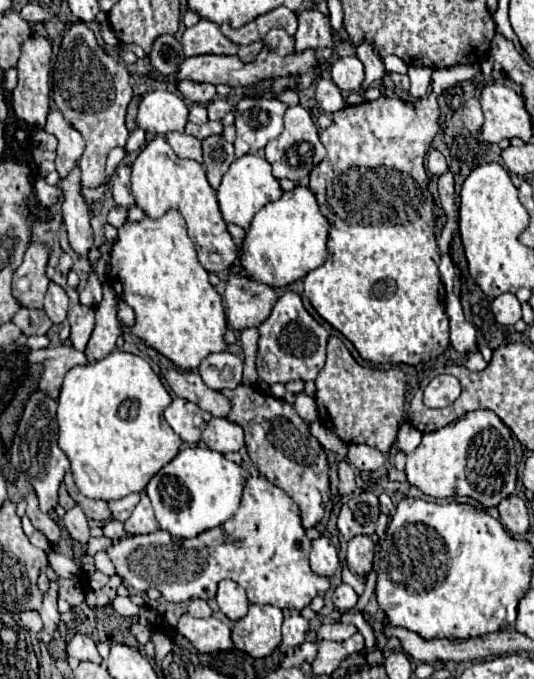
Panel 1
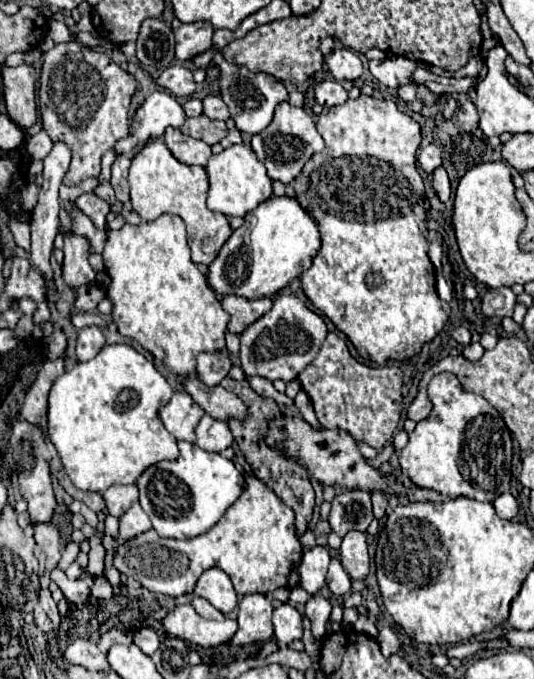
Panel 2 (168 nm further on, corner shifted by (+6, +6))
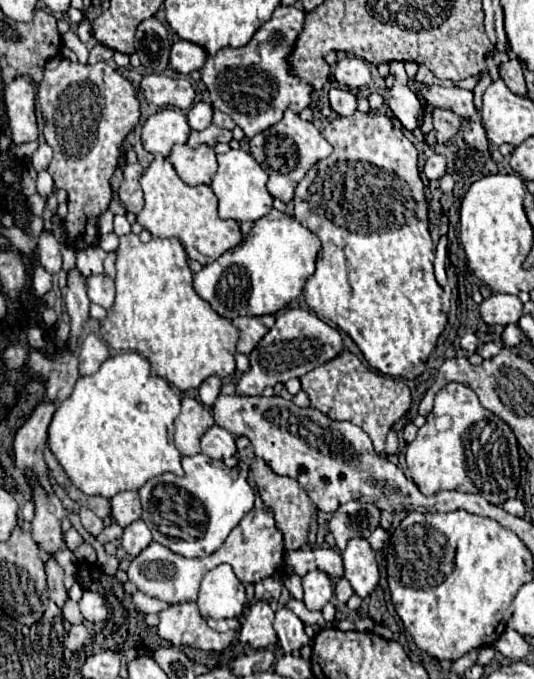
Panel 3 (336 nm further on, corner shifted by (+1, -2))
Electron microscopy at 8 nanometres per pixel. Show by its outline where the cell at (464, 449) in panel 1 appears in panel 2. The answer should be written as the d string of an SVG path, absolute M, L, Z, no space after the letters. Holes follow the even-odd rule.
M440 372L430 380L428 398L434 404L432 414L416 424L402 450L402 474L418 488L436 490L444 498L466 496L492 502L496 496L508 492L512 478L512 436L498 410L482 396L462 390L458 378L450 372Z

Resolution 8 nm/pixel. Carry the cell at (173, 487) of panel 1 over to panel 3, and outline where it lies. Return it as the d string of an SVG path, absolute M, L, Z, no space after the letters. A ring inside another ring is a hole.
M205 454L183 458L185 476L161 474L139 490L143 520L149 524L153 540L167 546L175 554L185 558L203 558L213 554L239 524L239 520L253 508L255 492L245 478L233 476L233 472L217 460L209 460Z

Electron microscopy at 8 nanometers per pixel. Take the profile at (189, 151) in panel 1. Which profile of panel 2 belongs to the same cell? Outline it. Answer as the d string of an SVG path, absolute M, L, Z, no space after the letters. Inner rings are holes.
M168 128L164 134L164 142L170 148L170 152L174 154L174 158L178 158L184 164L206 166L210 154L212 154L208 144L204 144L202 140L196 140L192 136L182 134L178 128Z

